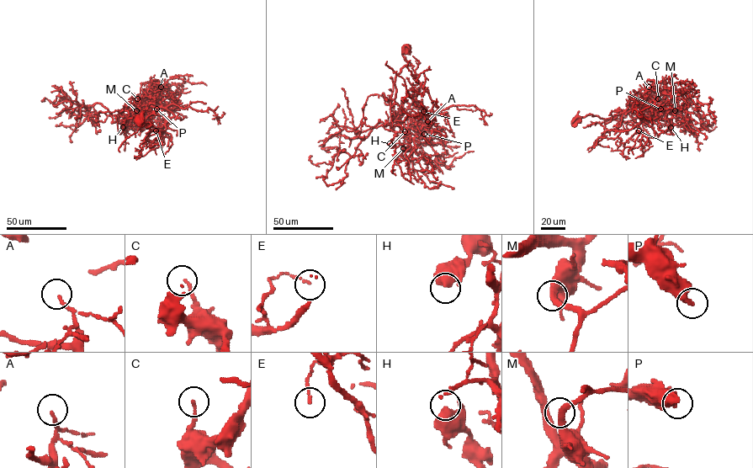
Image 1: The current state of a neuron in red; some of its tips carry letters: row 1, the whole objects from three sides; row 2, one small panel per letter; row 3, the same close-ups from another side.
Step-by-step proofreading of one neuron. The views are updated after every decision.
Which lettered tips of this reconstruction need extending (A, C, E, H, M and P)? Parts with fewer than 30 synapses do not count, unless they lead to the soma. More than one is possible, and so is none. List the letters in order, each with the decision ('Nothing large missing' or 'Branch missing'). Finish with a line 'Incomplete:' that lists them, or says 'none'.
A: Nothing large missing
C: Nothing large missing
E: Nothing large missing
H: Nothing large missing
M: Nothing large missing
P: Nothing large missing
Incomplete: none

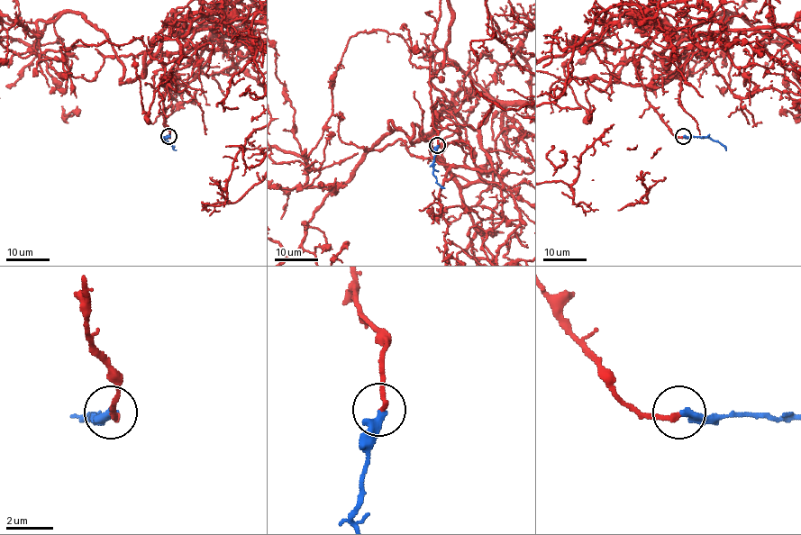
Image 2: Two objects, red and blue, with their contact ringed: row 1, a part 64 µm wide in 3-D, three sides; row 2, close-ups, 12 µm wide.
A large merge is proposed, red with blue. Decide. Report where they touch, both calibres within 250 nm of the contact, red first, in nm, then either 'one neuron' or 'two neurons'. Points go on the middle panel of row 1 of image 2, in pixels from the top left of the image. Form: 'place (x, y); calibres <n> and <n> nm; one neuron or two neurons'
place (437, 145); calibres 190 and 400 nm; one neuron

